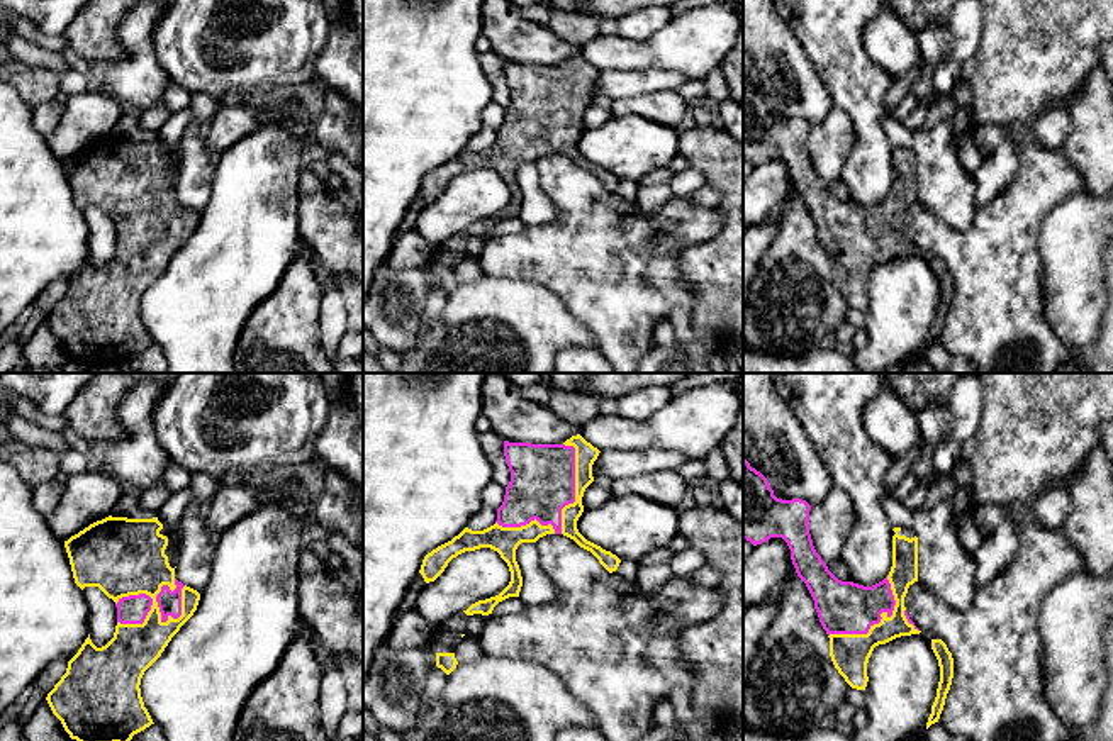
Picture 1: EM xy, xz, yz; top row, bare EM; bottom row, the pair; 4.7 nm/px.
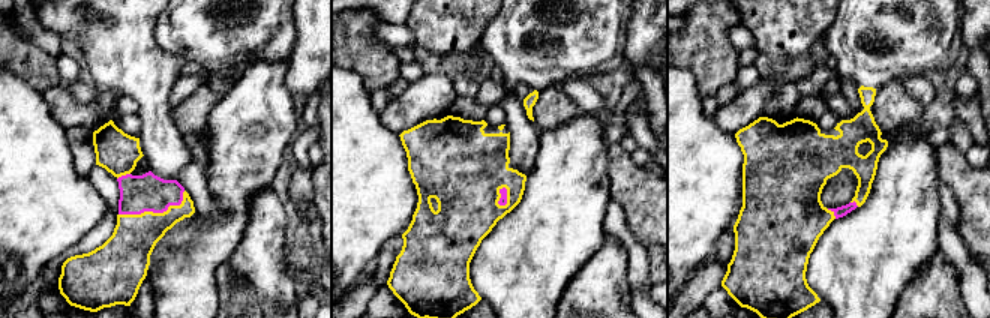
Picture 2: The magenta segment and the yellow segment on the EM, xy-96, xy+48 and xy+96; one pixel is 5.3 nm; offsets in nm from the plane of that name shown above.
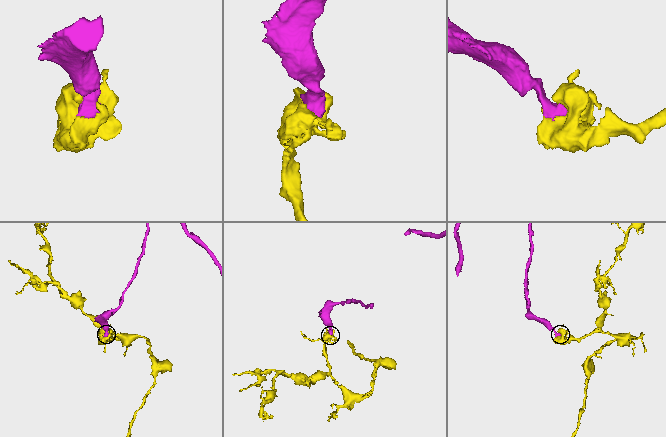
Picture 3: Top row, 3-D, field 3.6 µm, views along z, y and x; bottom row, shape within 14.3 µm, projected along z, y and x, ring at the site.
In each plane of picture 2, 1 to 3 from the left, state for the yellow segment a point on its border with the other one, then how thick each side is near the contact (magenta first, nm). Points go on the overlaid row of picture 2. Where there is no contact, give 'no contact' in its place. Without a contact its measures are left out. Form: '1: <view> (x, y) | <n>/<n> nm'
1: xy-96 (155, 212) | 200/240 nm
2: xy+48 (501, 197) | 50/440 nm
3: xy+96 (834, 213) | 60/400 nm

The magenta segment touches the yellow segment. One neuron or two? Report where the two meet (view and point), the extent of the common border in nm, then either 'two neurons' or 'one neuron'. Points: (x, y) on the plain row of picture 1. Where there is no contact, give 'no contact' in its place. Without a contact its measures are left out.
contact xy (160, 231); length 380 nm; one neuron

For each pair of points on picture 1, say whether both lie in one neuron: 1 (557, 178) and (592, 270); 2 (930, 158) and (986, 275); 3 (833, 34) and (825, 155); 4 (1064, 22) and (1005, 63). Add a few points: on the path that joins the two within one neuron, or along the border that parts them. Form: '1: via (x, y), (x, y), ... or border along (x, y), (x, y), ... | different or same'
1: via (579, 200), (592, 229), (592, 248) | same
2: border along (978, 209), (966, 229), (950, 229), (928, 211) | different
3: border along (833, 105), (849, 117), (855, 141) | different
4: via (1049, 33), (1020, 61) | same

